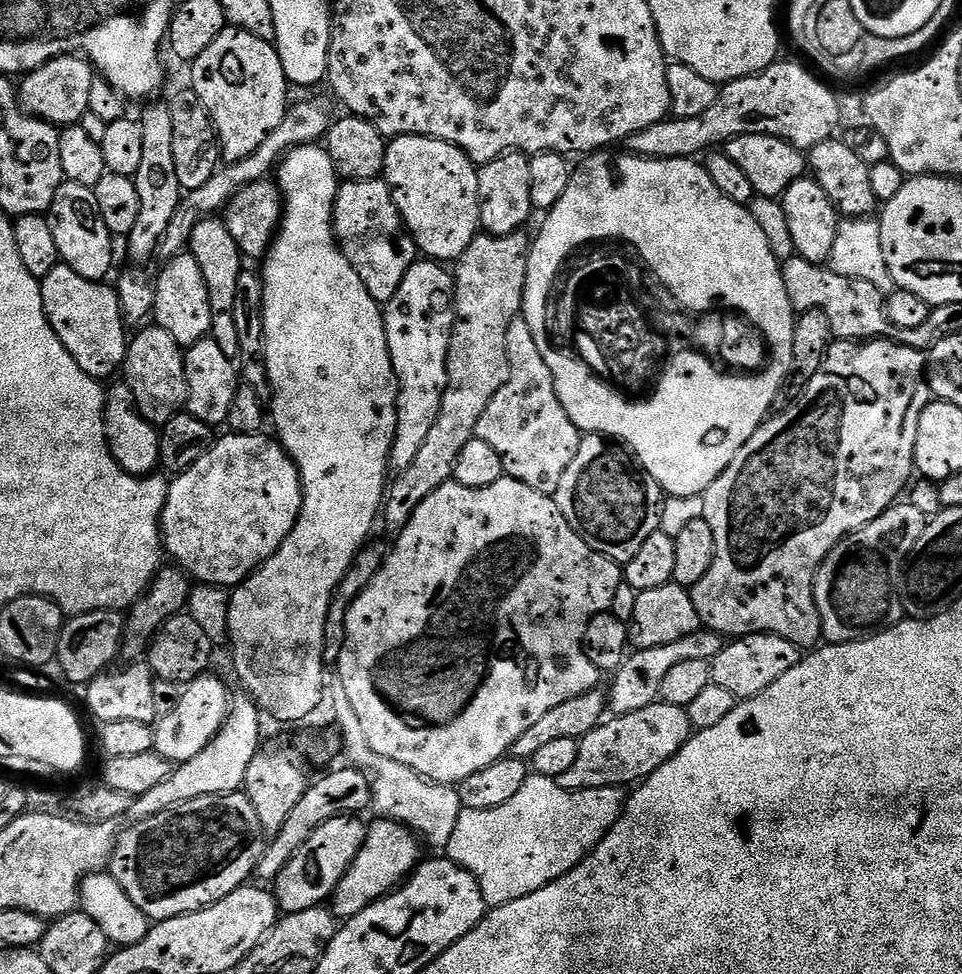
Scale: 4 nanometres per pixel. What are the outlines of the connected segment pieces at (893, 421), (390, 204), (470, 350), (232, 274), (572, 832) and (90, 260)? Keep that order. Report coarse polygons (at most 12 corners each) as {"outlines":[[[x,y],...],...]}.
{"outlines":[[[829,343],[704,491],[701,625],[822,640],[913,483],[925,353]],[[343,181],[332,226],[381,306],[418,259],[388,181]],[[478,234],[455,261],[456,325],[442,410],[386,489],[408,525],[452,480],[508,380],[530,236]],[[223,219],[199,220],[187,251],[210,294],[222,354],[239,357],[234,294],[242,257]],[[532,774],[463,809],[446,856],[489,909],[562,878],[623,812],[620,786]],[[65,180],[46,215],[61,261],[103,281],[114,237],[95,191]]]}

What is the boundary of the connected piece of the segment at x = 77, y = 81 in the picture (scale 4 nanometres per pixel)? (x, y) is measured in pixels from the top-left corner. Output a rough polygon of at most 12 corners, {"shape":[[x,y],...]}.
{"shape":[[59,56],[19,81],[24,111],[79,125],[94,69]]}

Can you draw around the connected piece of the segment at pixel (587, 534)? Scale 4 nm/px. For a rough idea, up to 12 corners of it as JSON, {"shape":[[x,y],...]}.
{"shape":[[581,439],[554,499],[621,566],[661,531],[662,489],[627,447]]}

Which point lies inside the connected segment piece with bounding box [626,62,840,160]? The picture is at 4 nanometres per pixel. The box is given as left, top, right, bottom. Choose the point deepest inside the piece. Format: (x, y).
(784, 101)

